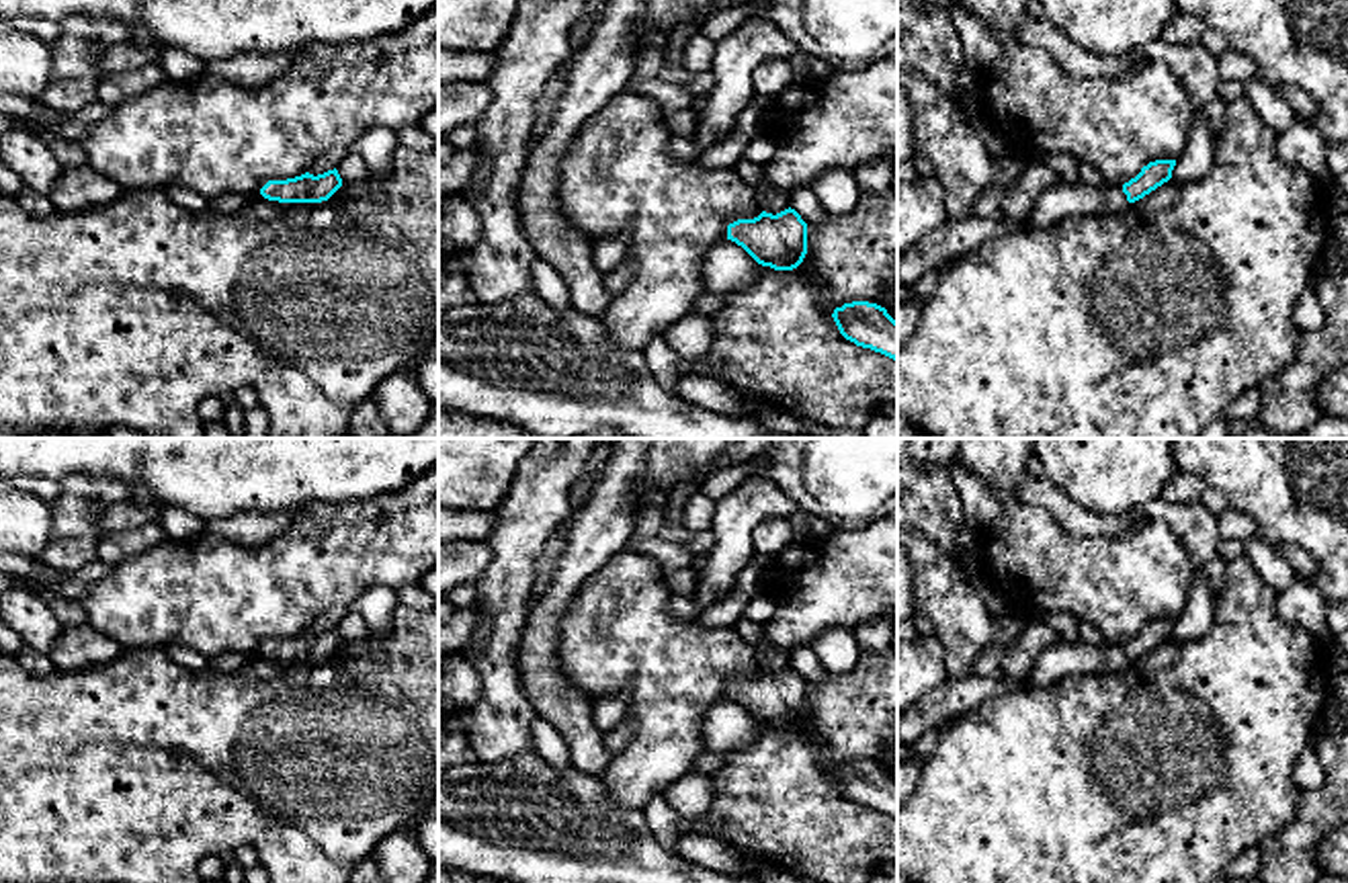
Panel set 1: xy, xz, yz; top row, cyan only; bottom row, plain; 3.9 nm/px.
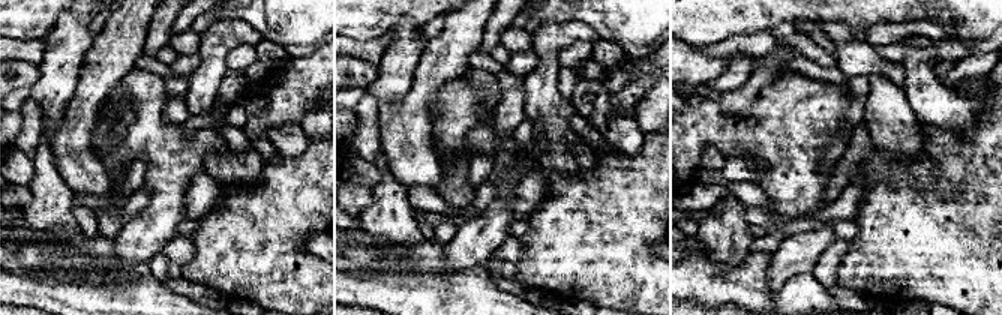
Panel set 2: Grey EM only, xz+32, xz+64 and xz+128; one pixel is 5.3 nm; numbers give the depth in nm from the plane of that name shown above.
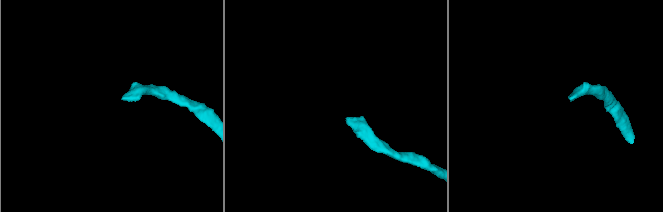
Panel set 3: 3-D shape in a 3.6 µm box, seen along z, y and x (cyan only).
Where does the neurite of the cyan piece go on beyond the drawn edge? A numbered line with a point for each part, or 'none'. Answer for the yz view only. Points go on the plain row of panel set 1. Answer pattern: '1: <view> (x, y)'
1: yz (1064, 658)

